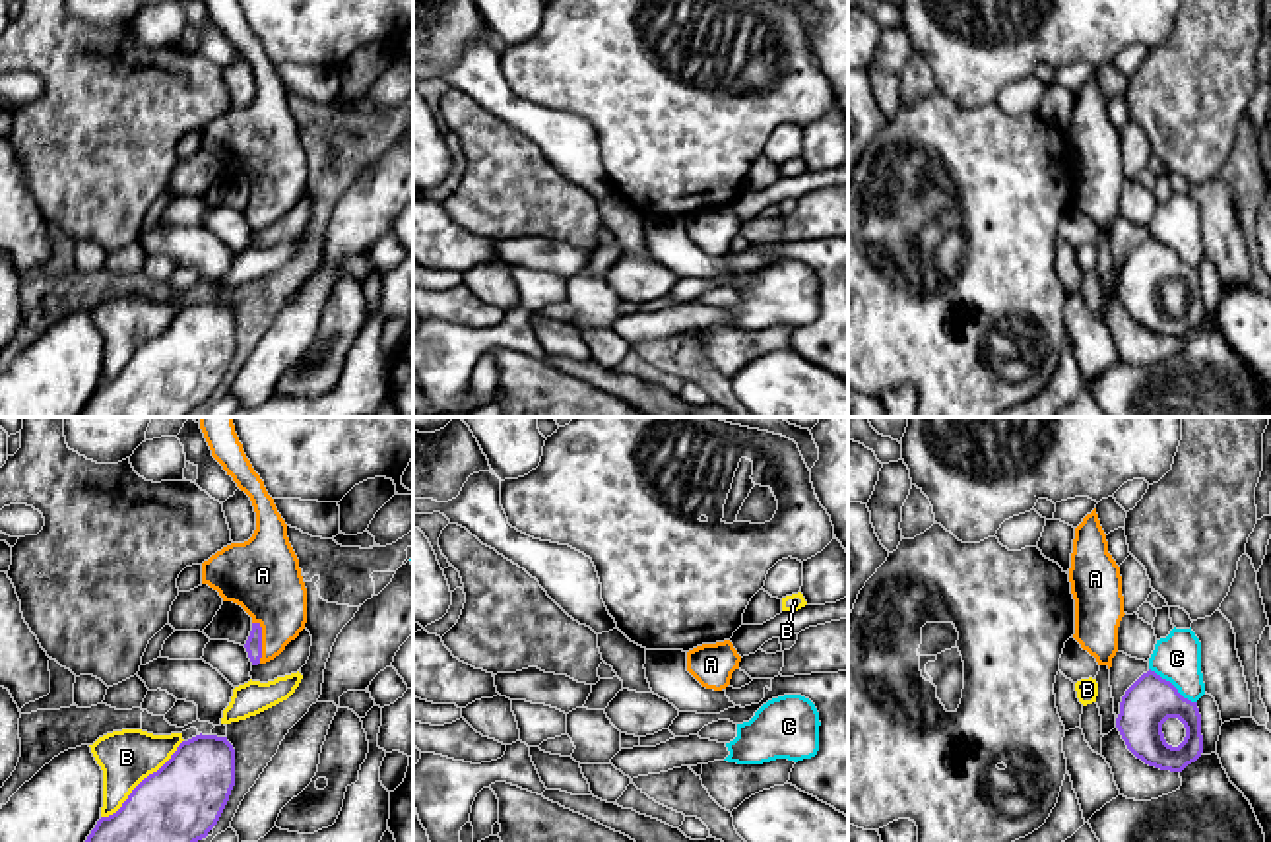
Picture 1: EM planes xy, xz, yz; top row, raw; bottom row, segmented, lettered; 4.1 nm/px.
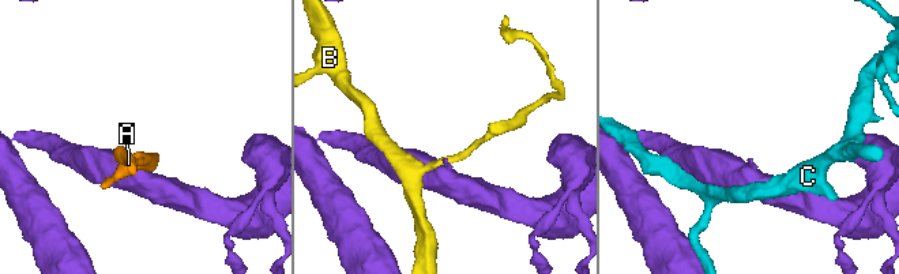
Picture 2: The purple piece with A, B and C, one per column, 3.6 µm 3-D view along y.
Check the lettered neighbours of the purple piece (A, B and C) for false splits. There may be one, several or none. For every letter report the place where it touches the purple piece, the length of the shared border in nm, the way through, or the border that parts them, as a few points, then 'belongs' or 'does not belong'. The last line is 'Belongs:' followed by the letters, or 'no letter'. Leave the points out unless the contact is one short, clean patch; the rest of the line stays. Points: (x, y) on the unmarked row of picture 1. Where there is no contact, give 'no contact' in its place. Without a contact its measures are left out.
A: meets purple in xy at (260, 206); contact 180 nm long; runs through xy (253, 210), (260, 206), (264, 146); belongs
B: meets purple in xy at (142, 346); contact 480 nm long; does not belong
C: meets purple in yz at (1173, 251); contact 240 nm long; does not belong
Belongs: A

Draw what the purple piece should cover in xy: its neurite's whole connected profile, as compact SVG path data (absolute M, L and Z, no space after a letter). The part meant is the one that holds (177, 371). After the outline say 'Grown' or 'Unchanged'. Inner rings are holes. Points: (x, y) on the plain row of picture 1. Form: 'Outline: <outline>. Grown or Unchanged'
Outline: M200 299L144 343L116 378L101 382L80 417L186 417L217 390L233 351L233 310L227 303Z. Unchanged

